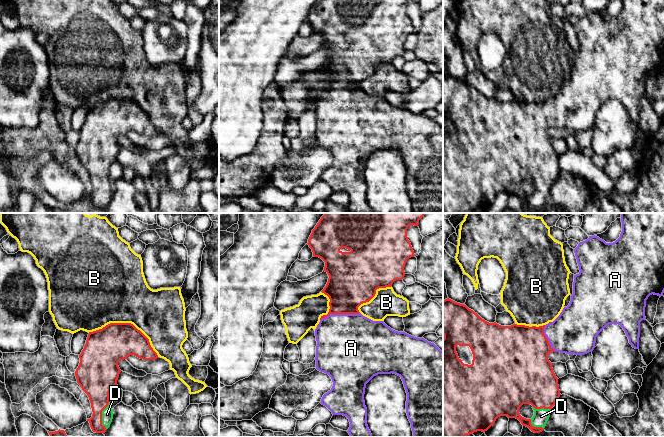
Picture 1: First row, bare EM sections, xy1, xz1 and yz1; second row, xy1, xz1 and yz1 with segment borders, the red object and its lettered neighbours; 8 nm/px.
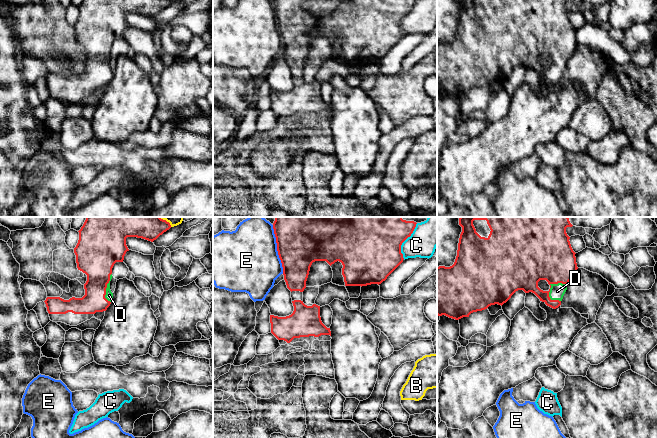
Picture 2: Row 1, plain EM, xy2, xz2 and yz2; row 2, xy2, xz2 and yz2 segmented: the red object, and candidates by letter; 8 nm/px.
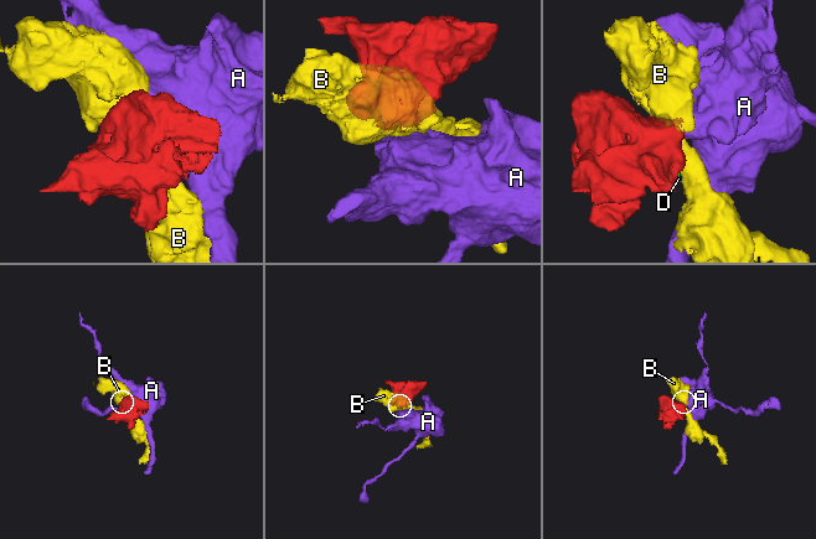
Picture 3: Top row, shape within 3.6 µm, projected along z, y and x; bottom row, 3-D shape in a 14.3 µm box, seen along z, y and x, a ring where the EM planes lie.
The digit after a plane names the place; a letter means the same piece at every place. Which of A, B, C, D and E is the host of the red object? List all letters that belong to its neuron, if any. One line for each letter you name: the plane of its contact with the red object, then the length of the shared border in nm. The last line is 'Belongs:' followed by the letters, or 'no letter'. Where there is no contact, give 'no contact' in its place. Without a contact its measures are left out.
A: contact in xz1; length 320 nm
D: contact in yz2; length 200 nm
Belongs: A, D

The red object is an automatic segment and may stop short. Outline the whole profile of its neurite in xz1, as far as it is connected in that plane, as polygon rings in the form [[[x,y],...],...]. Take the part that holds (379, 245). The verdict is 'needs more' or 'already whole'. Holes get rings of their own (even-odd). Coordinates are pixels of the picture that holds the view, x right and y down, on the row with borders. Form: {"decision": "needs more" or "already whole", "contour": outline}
{"decision": "needs more", "contour": [[[325,213],[308,239],[308,245],[312,249],[313,256],[319,257],[325,262],[324,270],[329,278],[326,286],[321,291],[327,295],[330,299],[329,312],[327,315],[323,315],[320,318],[319,325],[315,329],[315,336],[317,341],[316,346],[316,369],[328,374],[333,382],[333,386],[330,391],[325,393],[321,399],[321,404],[326,406],[333,415],[343,415],[349,419],[350,427],[348,433],[351,437],[372,437],[372,434],[367,425],[367,408],[365,406],[364,394],[366,384],[378,374],[396,374],[401,377],[406,393],[406,413],[411,423],[411,428],[414,437],[443,437],[443,352],[431,342],[428,342],[424,338],[417,338],[411,336],[405,332],[398,332],[388,327],[383,321],[373,321],[363,316],[358,307],[366,302],[369,302],[376,294],[376,290],[379,288],[391,287],[396,280],[402,280],[405,276],[404,267],[407,260],[414,257],[414,251],[410,241],[407,237],[407,229],[409,226],[418,226],[419,220],[425,215],[425,213]]]}

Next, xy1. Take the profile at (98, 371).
{"decision": "needs more", "contour": [[[110,323],[89,332],[75,376],[91,403],[93,414],[87,421],[93,432],[104,434],[110,427],[114,413],[109,393],[121,372],[118,362],[130,355],[143,360],[159,358],[149,339],[131,323]]]}

